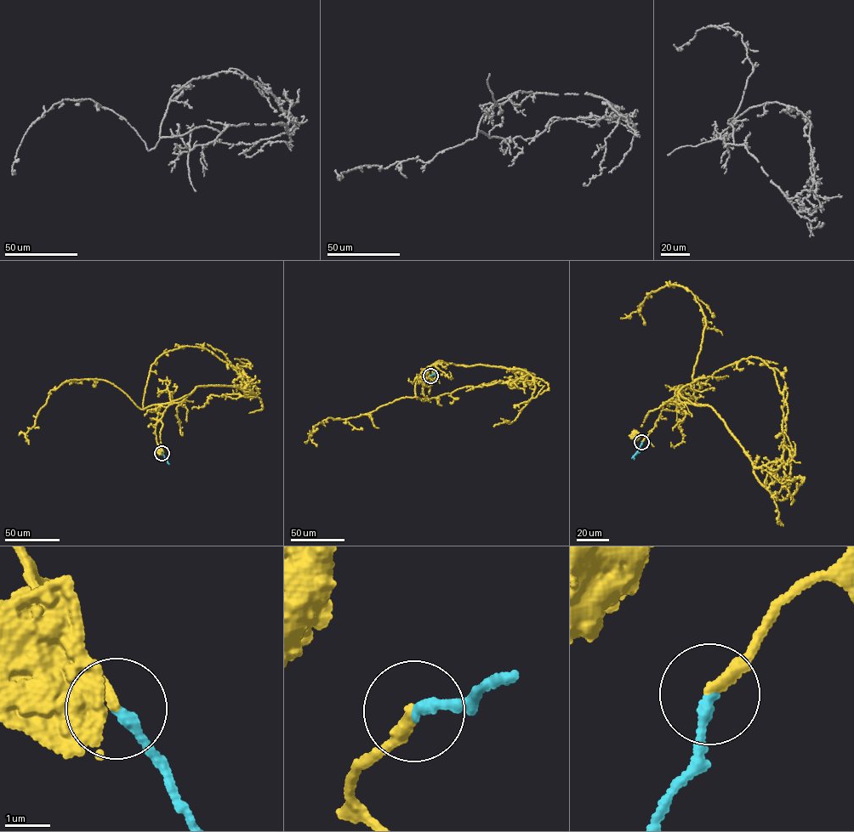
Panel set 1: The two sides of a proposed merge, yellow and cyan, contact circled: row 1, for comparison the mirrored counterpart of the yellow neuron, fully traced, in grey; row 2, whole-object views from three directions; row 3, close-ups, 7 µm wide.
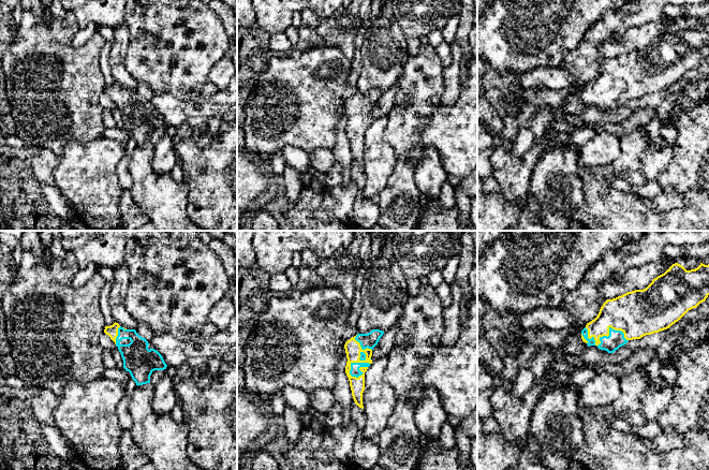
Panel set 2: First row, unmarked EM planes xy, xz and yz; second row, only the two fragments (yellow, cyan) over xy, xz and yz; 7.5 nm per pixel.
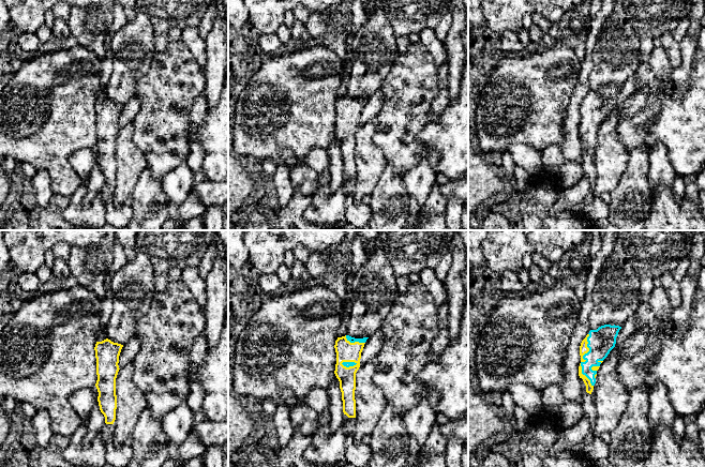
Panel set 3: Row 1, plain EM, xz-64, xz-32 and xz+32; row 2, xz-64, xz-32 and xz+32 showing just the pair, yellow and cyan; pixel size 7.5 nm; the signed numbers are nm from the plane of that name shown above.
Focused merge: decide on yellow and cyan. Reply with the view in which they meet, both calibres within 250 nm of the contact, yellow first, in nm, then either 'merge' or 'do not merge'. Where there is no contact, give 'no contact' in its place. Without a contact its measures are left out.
meets yellow in xz; 120 nm thick on the yellow side, 70 nm on the other; merge

